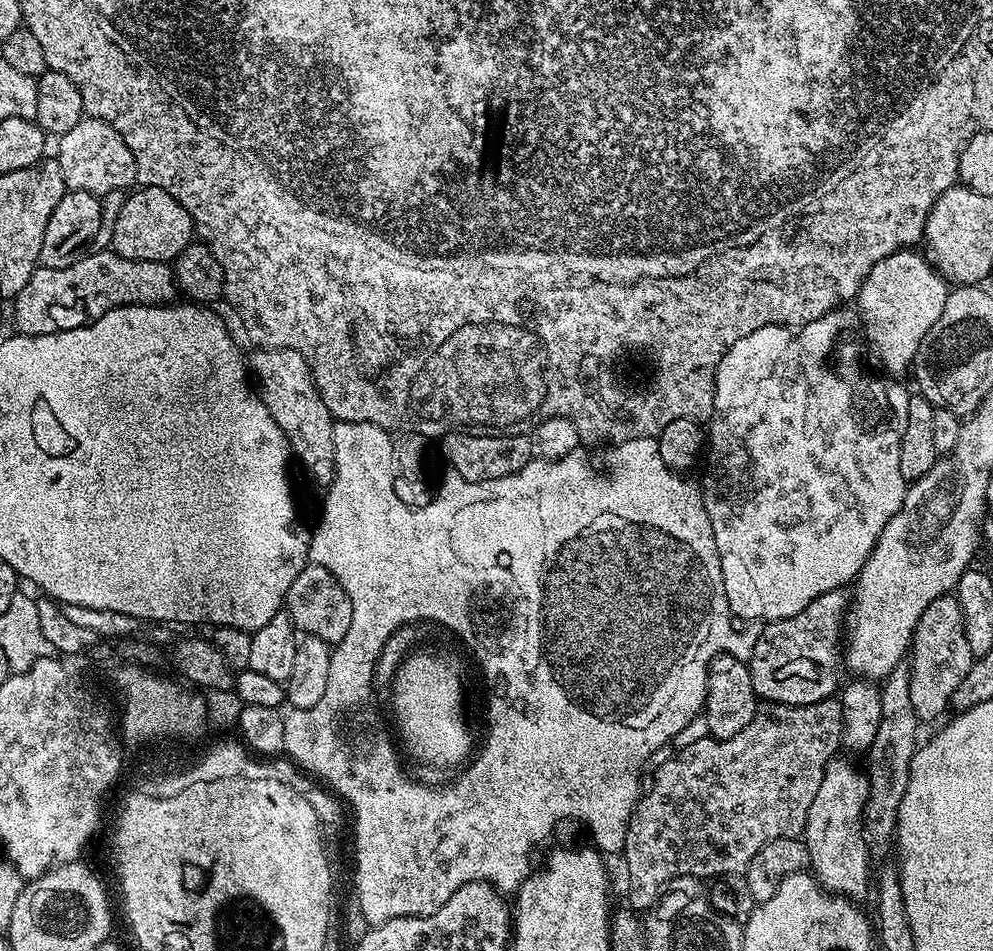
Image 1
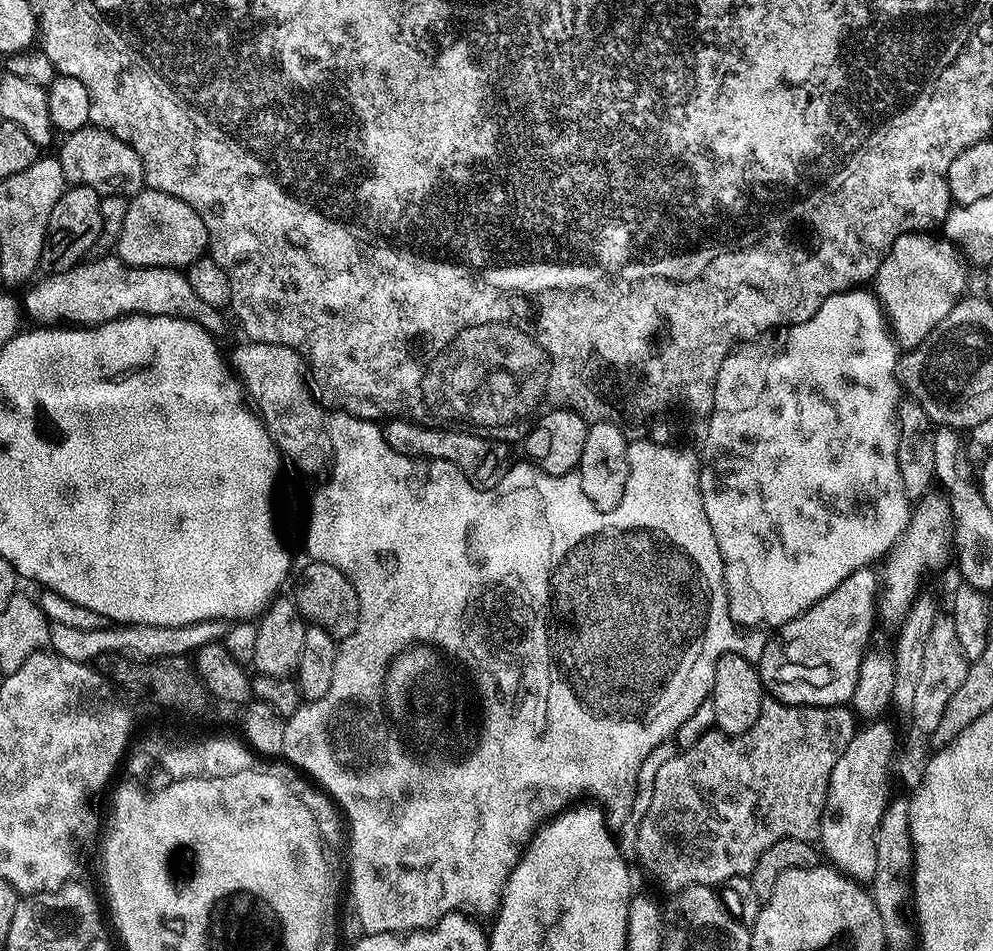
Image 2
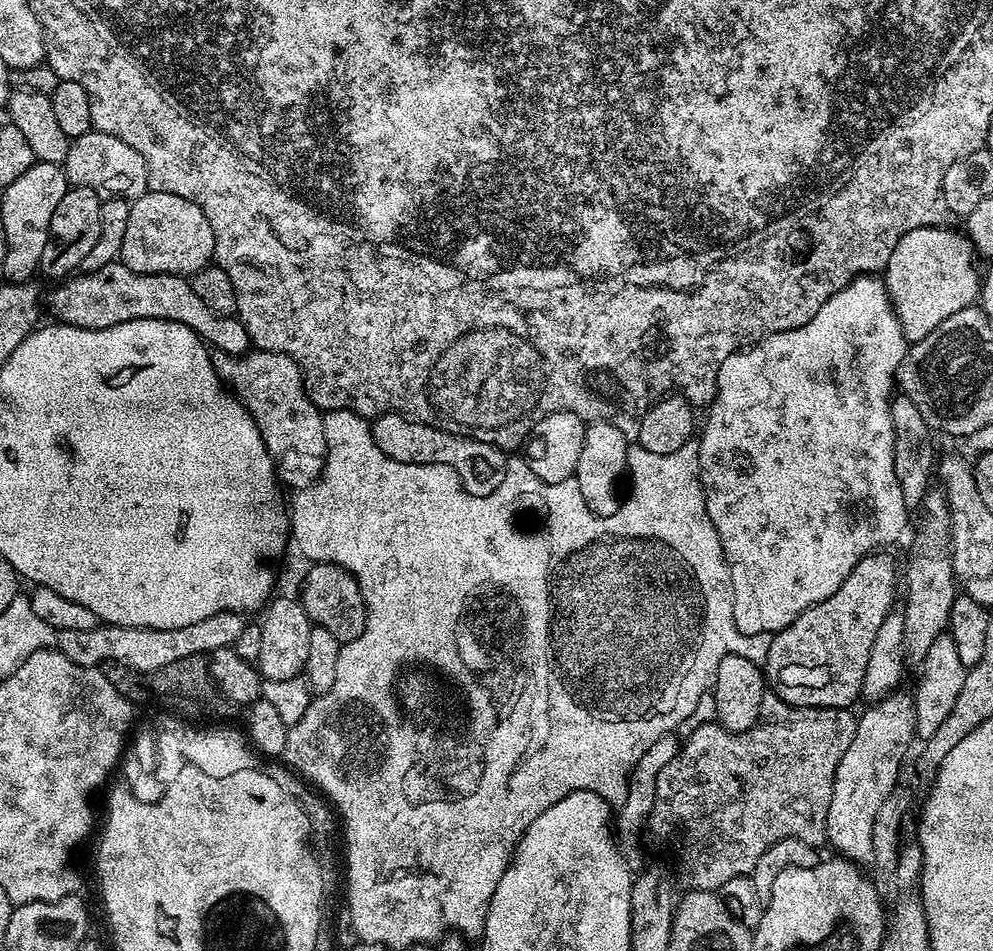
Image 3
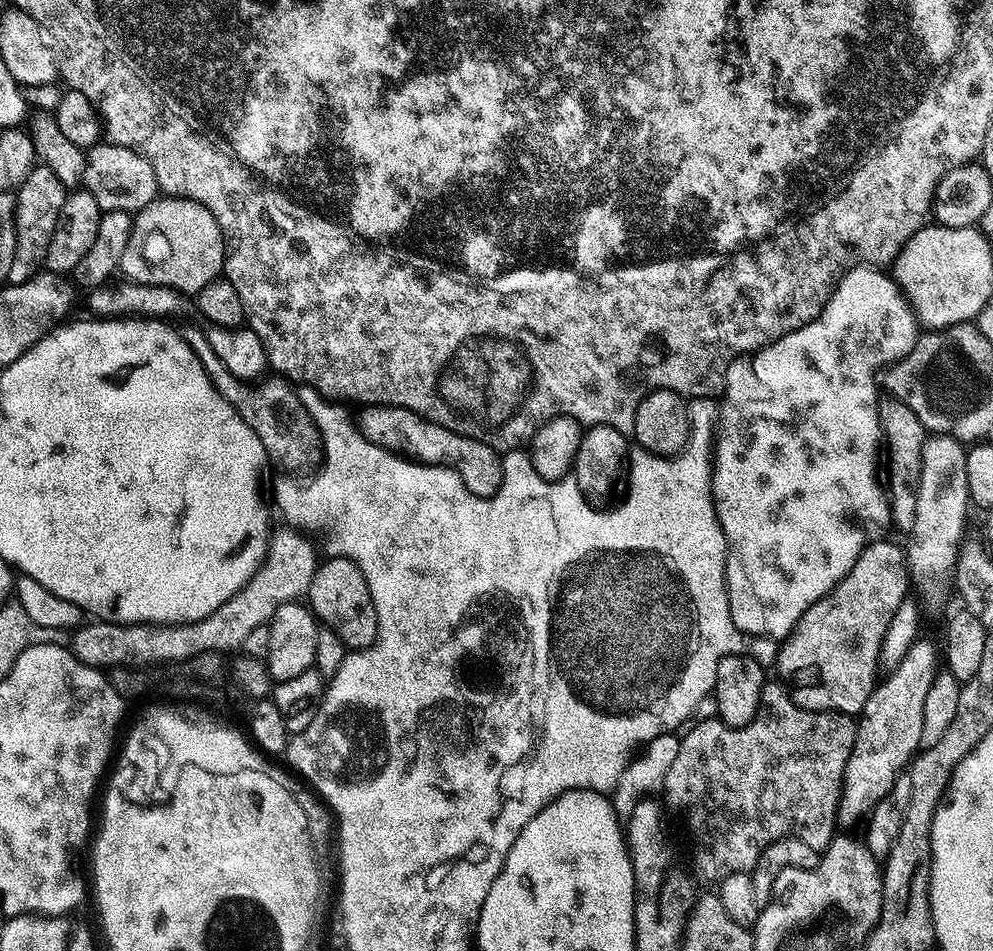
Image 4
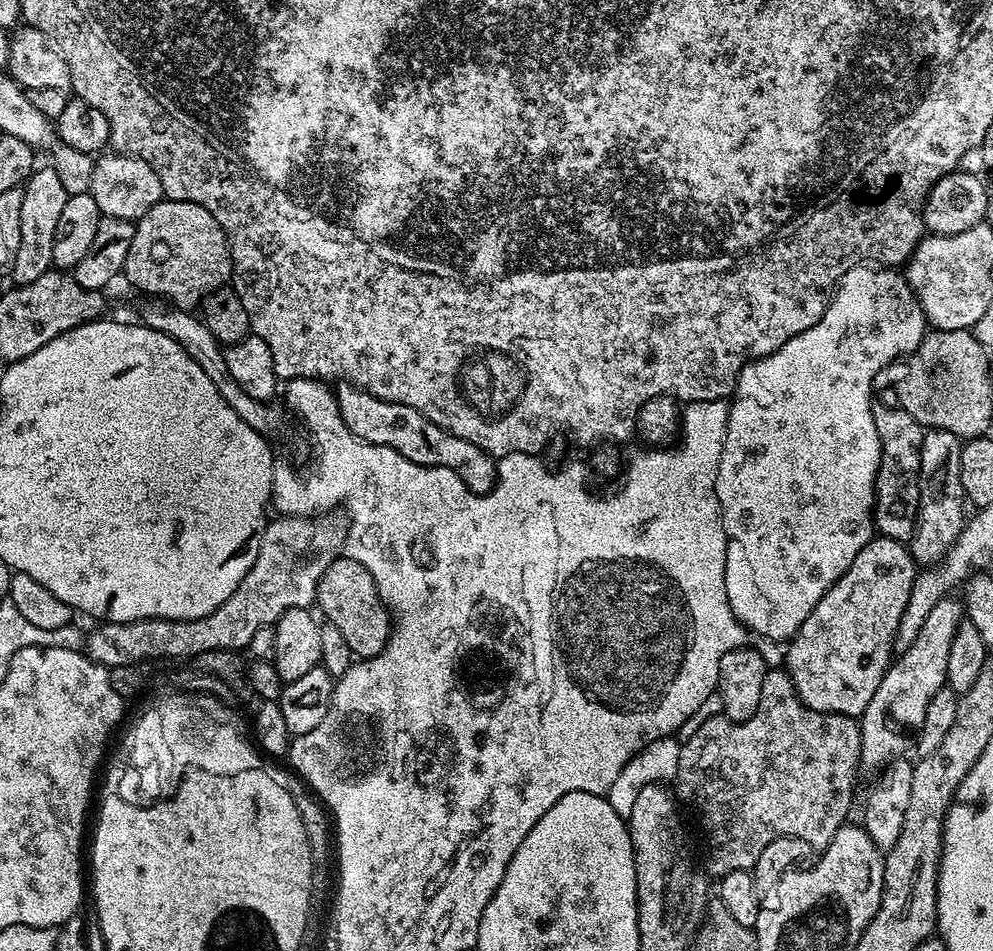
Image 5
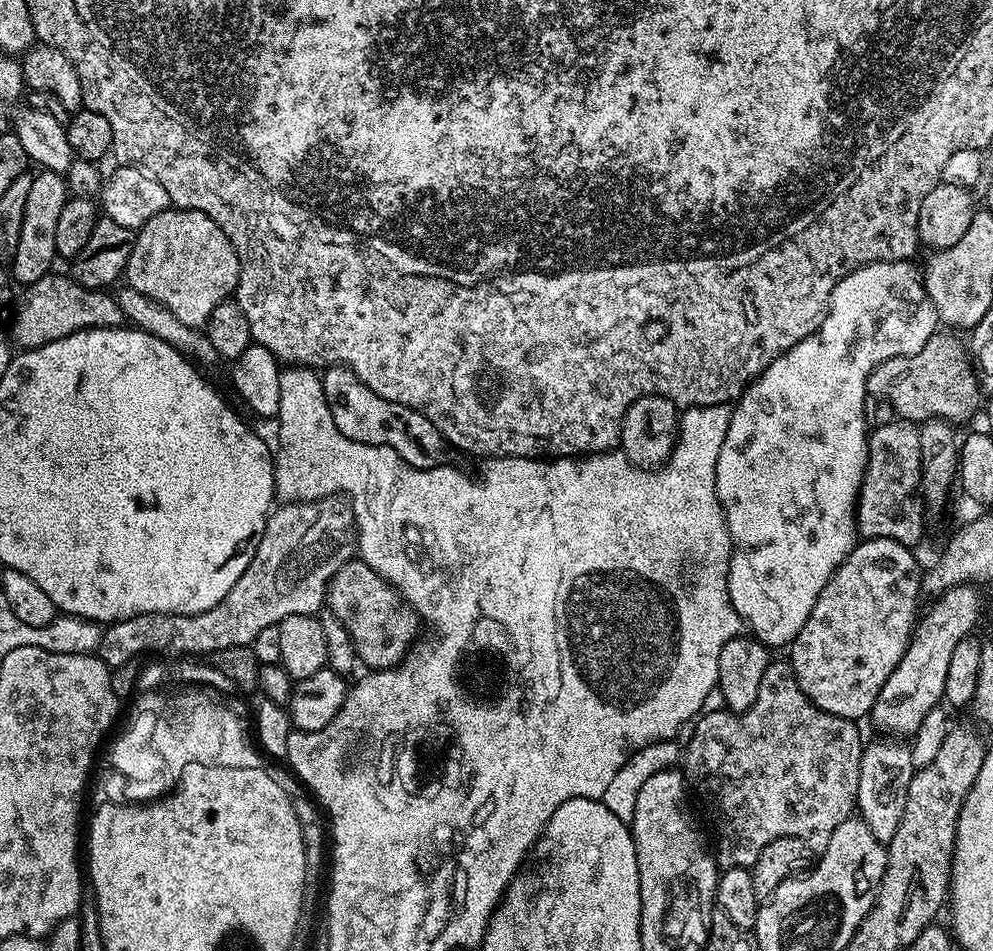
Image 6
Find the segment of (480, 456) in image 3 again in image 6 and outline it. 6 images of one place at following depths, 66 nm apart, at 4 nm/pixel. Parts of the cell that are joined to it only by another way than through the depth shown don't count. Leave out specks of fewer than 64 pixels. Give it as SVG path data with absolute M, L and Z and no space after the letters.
M343 364L323 369L320 381L334 426L338 426L346 438L370 446L386 446L397 452L411 468L438 468L445 463L444 435L438 426L434 426L434 422L430 422L430 418L418 414L418 410L382 399Z

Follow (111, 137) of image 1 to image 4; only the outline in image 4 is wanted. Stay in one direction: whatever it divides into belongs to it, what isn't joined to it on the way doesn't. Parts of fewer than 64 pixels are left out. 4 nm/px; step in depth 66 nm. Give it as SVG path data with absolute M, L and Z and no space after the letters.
M97 142L87 149L82 184L86 191L94 194L98 206L106 212L122 210L135 214L158 196L150 162L132 148L111 142Z

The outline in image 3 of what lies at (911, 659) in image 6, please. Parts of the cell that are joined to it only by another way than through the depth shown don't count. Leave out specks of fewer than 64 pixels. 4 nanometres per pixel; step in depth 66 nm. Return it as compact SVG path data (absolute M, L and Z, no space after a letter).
M897 690L882 701L868 706L864 713L859 713L854 730L854 742L842 754L842 762L838 762L838 770L834 774L834 794L830 798L830 810L826 814L826 840L837 848L839 855L857 865L871 865L875 861L874 854L874 822L878 818L878 810L882 810L882 802L890 798L890 794L898 787L896 780L900 776L900 759L904 756L904 747L916 736L916 719L912 696Z

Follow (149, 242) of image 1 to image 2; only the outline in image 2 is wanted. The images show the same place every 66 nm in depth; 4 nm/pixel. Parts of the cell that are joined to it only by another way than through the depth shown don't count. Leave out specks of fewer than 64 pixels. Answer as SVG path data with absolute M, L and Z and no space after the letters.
M145 187L129 199L126 222L122 222L122 234L114 252L130 266L184 270L208 252L208 231L202 218L182 198Z

